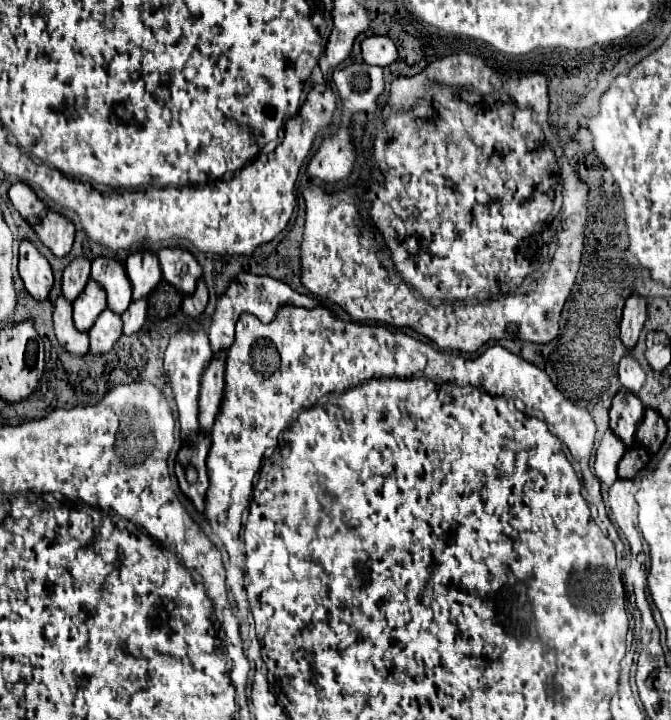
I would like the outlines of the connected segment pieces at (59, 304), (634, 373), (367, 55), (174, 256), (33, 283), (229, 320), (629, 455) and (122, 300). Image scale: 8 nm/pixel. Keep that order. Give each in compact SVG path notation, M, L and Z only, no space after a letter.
M59 296L59 300L55 302L55 312L53 312L53 326L55 326L55 336L59 340L59 344L75 354L75 356L83 356L89 350L89 340L87 334L79 332L73 326L71 320L71 304L67 304L67 300L63 300L63 296Z
M625 356L619 362L619 382L631 394L637 394L641 390L643 382L645 382L645 372L641 370L641 366L635 358Z
M369 36L361 42L363 60L371 66L389 66L397 60L397 48L387 36Z
M163 248L157 256L163 278L185 296L191 296L201 278L201 266L193 254L183 248Z
M23 240L19 246L19 276L25 284L25 290L35 300L47 300L49 290L53 286L53 272L45 256L37 252L37 248Z
M241 272L241 274L231 282L231 286L229 286L227 292L223 294L223 298L217 302L217 310L215 310L211 328L209 328L211 350L217 354L217 352L221 352L221 350L229 350L229 348L231 348L231 344L233 344L233 340L235 340L235 324L237 324L237 320L239 320L241 314L253 314L253 316L257 316L259 320L275 320L275 318L277 318L277 312L279 312L283 306L317 308L319 302L313 300L313 298L309 298L309 296L297 294L291 286L287 286L285 282L279 282L279 280L275 280L275 278L269 278L269 276L253 276L253 274Z
M635 444L635 448L631 448L631 452L625 452L623 460L619 462L619 478L633 480L647 466L649 458L649 452Z
M95 258L91 264L91 280L107 292L107 308L123 314L131 304L131 282L127 280L125 266L111 258Z

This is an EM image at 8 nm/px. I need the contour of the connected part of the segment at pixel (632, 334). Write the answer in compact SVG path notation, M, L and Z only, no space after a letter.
M633 294L625 302L623 310L623 320L621 320L621 344L631 350L637 344L639 332L647 320L647 310L645 310L645 300L637 294Z

